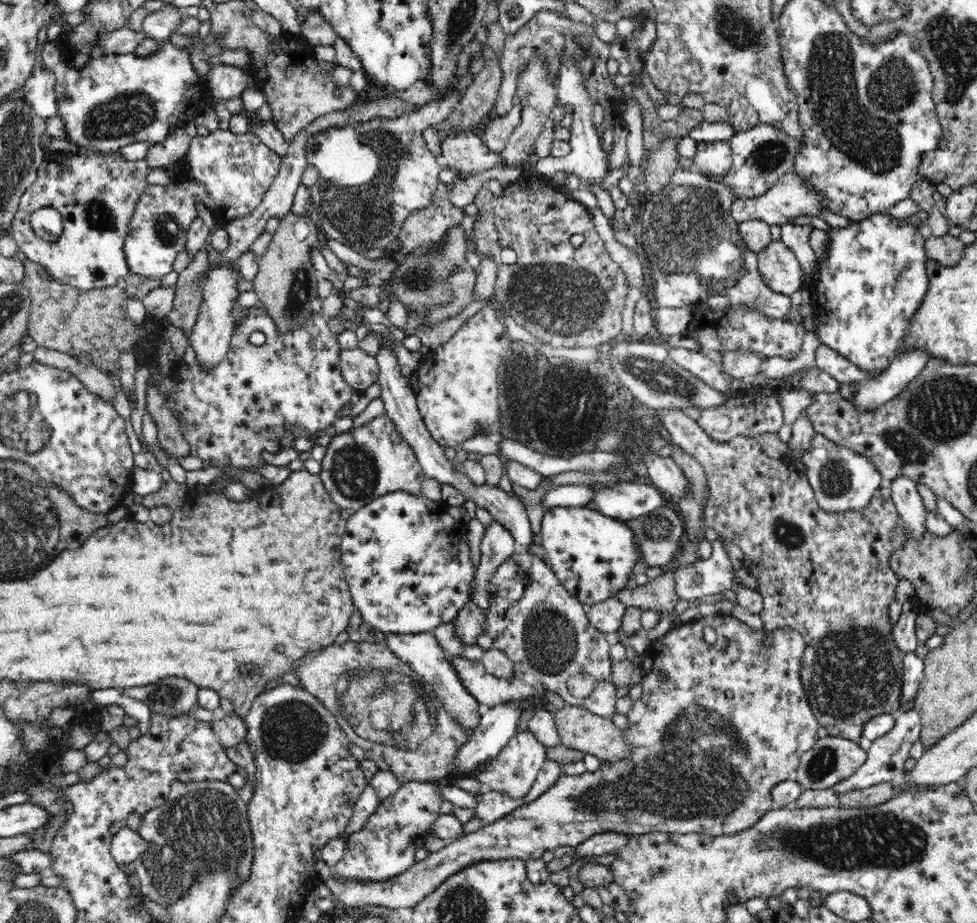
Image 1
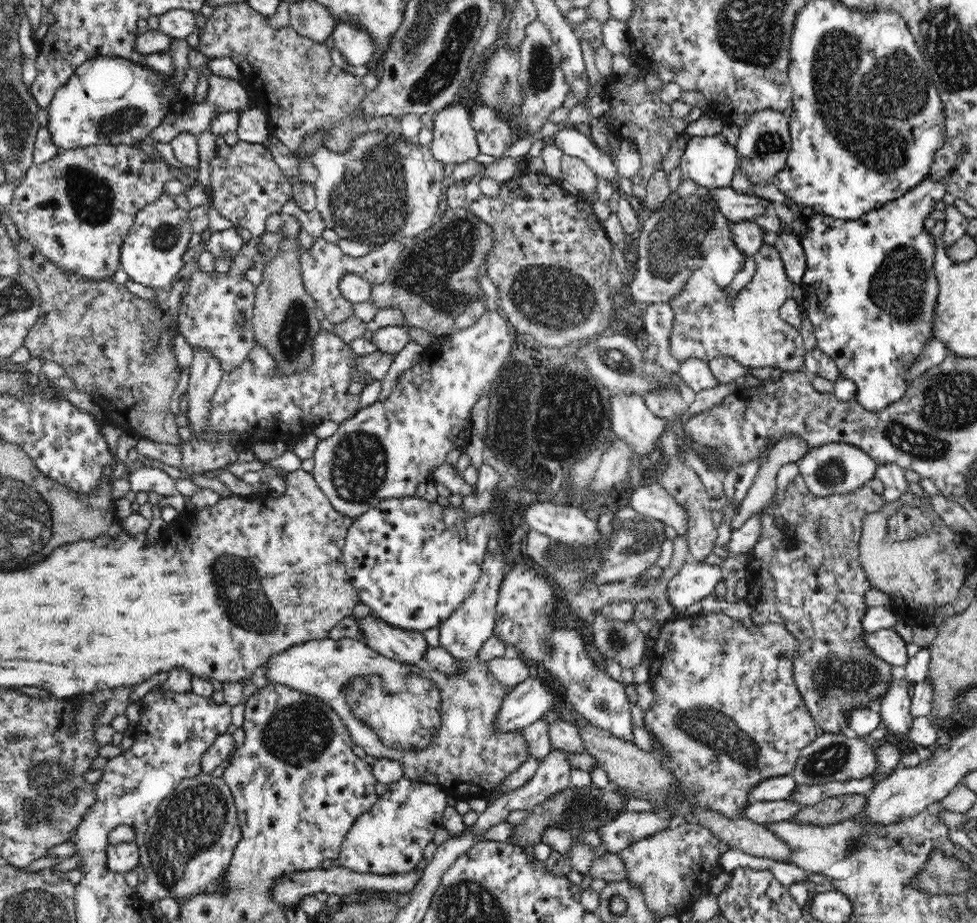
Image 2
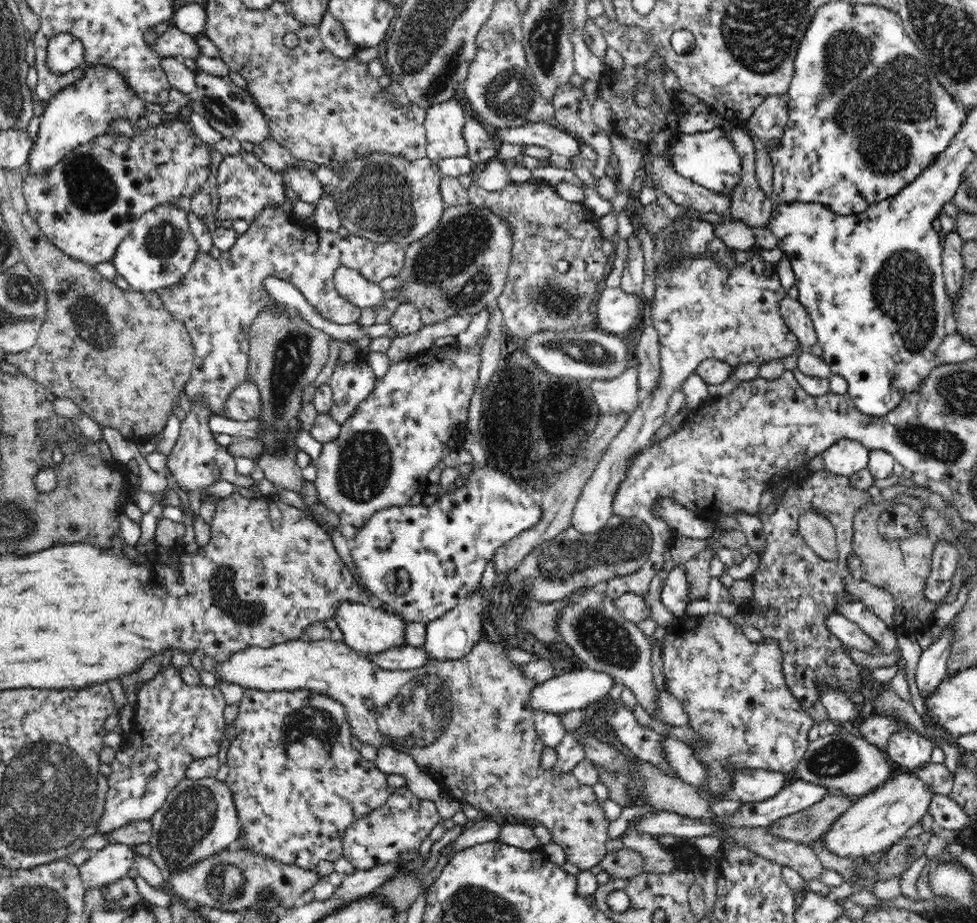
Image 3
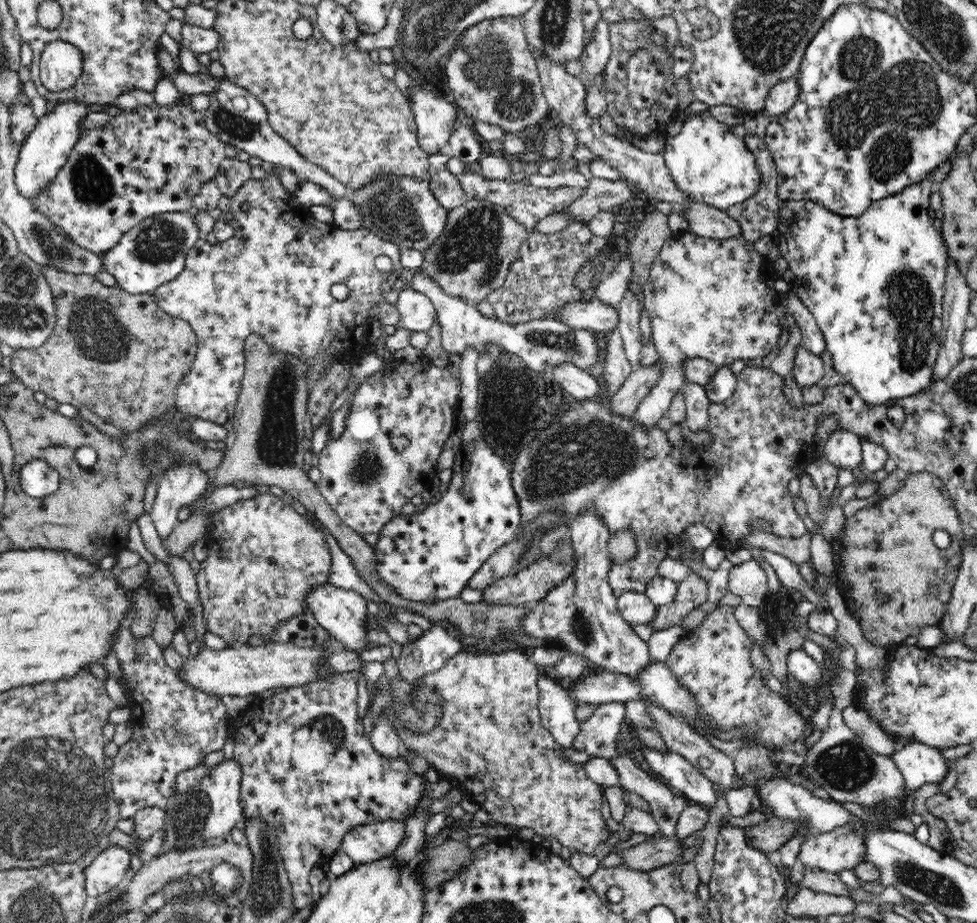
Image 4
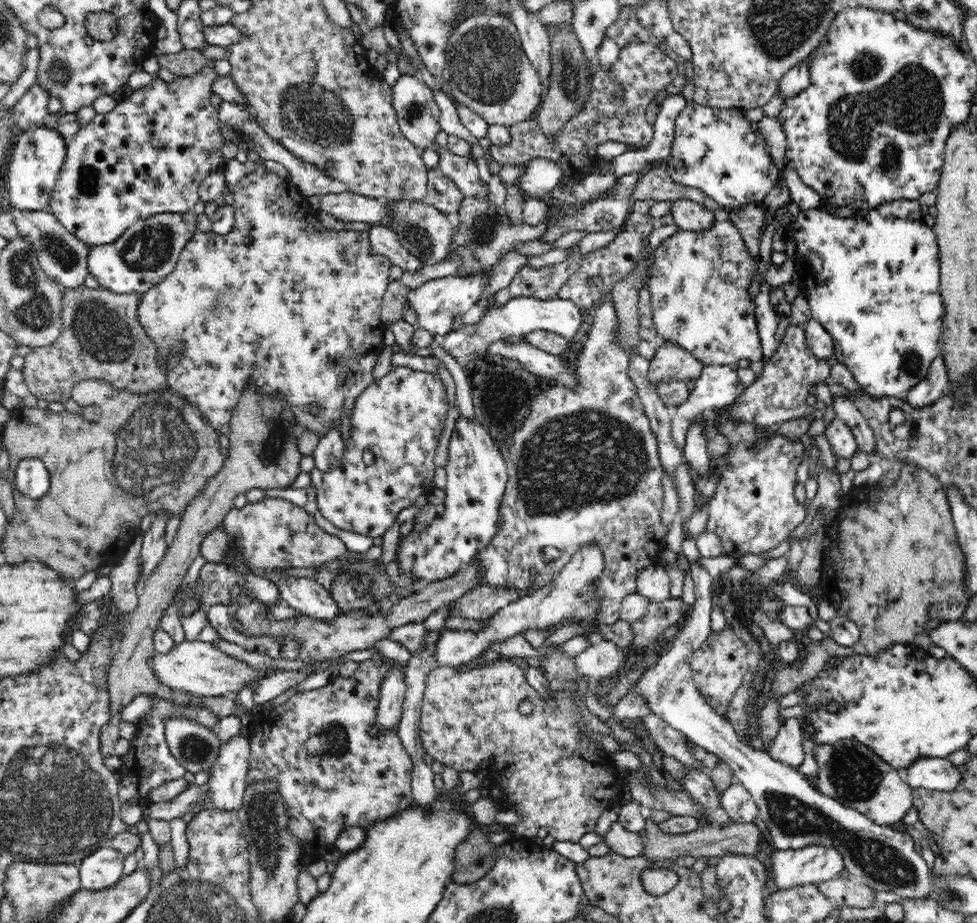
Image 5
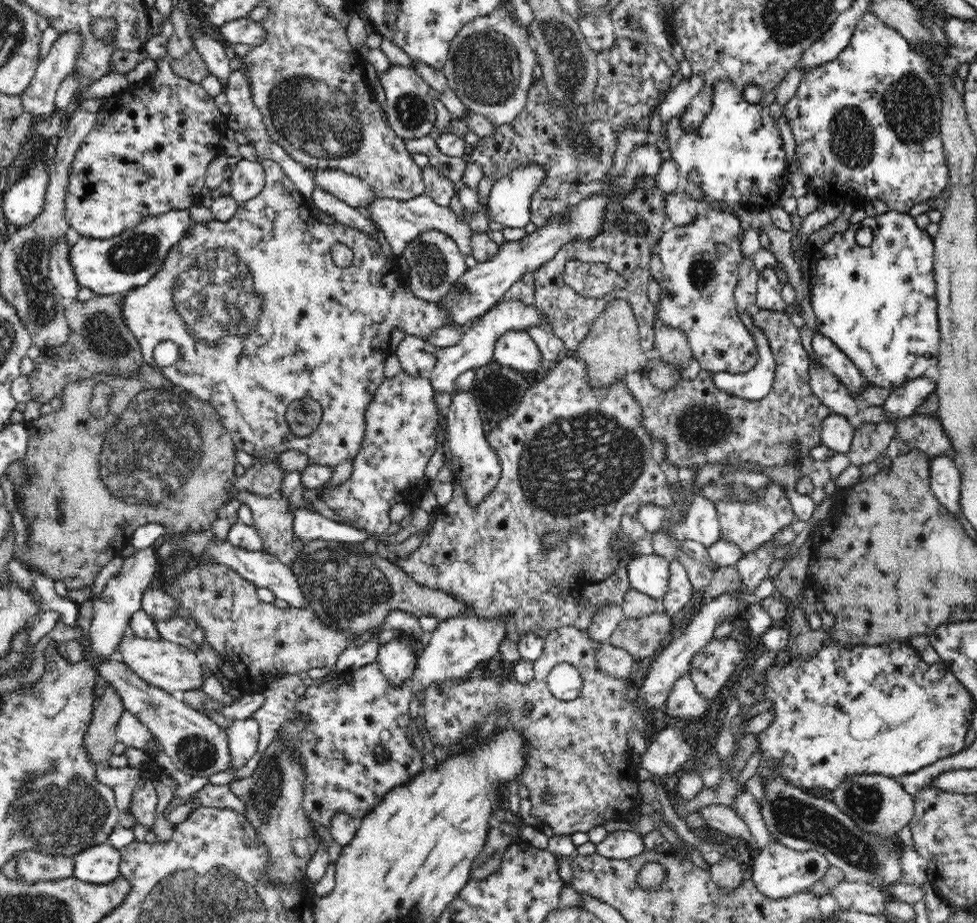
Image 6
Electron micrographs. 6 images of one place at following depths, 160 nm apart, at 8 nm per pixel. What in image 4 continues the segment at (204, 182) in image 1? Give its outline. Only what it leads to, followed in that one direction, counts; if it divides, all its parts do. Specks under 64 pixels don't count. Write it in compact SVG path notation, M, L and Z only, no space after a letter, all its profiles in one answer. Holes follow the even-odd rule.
M224 158L218 166L218 172L213 180L218 184L222 195L234 196L242 184L252 179L252 167L248 161L240 161L238 158ZM187 211L146 218L103 254L104 271L114 276L117 287L130 294L152 294L184 271L186 255L200 238L200 229Z

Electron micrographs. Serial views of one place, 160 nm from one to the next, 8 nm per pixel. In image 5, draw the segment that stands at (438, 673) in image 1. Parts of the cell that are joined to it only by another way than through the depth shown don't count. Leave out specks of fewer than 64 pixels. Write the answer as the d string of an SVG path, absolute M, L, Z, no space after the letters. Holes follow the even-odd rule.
M268 569L263 576L276 584L279 598L283 598L290 608L295 608L298 615L331 621L342 614L334 602L335 596L331 596L316 579L284 575L284 569Z

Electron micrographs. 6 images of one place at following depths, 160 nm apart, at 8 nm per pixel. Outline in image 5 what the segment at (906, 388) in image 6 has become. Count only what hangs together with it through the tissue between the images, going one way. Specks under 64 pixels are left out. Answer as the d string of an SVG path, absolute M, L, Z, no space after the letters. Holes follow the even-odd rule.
M941 353L934 358L929 366L926 378L917 382L906 395L901 396L905 402L914 408L928 406L936 402L949 391L951 384L947 373L946 363Z

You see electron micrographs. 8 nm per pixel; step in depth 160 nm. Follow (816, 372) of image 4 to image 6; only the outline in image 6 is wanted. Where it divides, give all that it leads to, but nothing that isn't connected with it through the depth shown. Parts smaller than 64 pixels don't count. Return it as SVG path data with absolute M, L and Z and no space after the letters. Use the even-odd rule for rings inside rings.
M750 256L751 259L744 257L744 263L739 266L738 284L735 288L735 305L739 314L748 314L752 318L753 324L759 326L764 334L765 342L770 344L772 355L776 361L775 378L772 382L770 392L760 398L760 400L746 400L738 397L730 396L722 390L716 389L714 381L712 381L712 373L702 369L694 380L678 381L674 389L668 391L658 389L650 377L644 372L638 371L625 376L624 381L629 391L635 396L640 403L643 414L643 427L651 436L654 443L663 444L665 446L665 462L669 466L676 468L688 468L688 466L702 467L704 464L714 464L719 462L723 466L727 466L725 471L736 472L740 470L746 472L746 467L740 464L742 462L753 462L759 468L766 468L766 474L773 477L782 476L785 467L788 464L800 463L804 456L808 455L810 448L821 444L820 432L821 422L816 417L816 410L820 406L820 399L812 392L809 385L810 375L809 366L811 360L808 352L804 350L800 338L801 325L793 318L789 311L773 311L760 309L756 305L757 281L759 278L760 267L756 256ZM800 443L800 448L794 451L792 444ZM772 466L780 466L782 472L780 474L773 473L767 469Z

